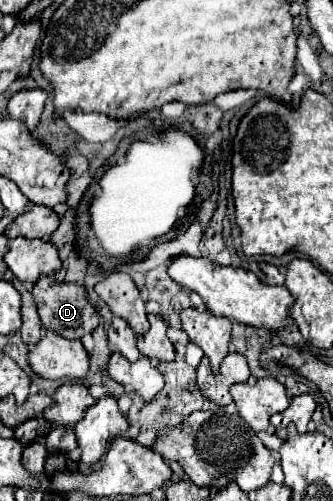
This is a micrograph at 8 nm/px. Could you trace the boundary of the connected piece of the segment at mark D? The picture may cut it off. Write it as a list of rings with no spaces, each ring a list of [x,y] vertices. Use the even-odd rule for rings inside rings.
[[[41,275],[41,279],[33,287],[33,299],[39,307],[39,317],[43,325],[67,339],[81,339],[83,335],[93,333],[93,329],[99,325],[99,313],[87,301],[87,291],[81,285],[59,283],[47,275]]]

